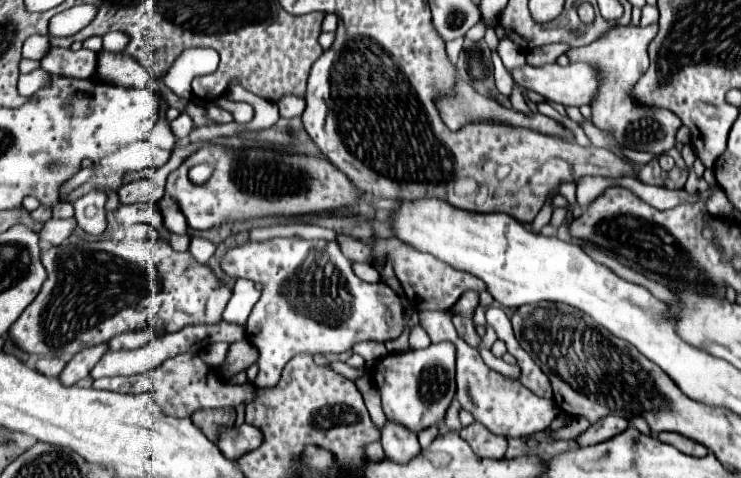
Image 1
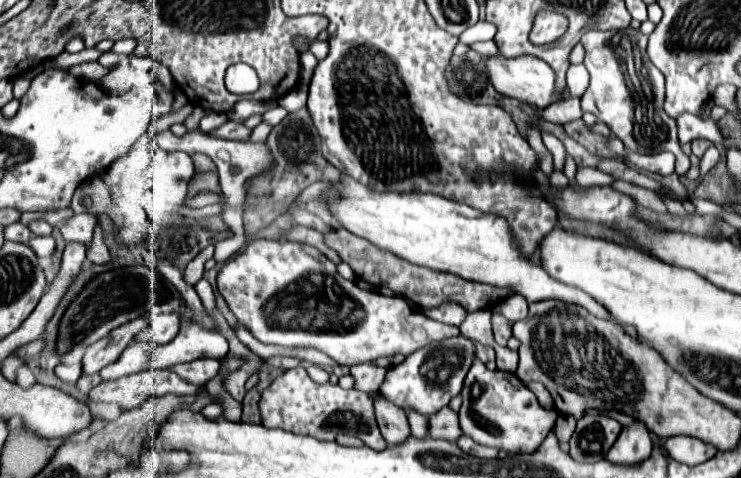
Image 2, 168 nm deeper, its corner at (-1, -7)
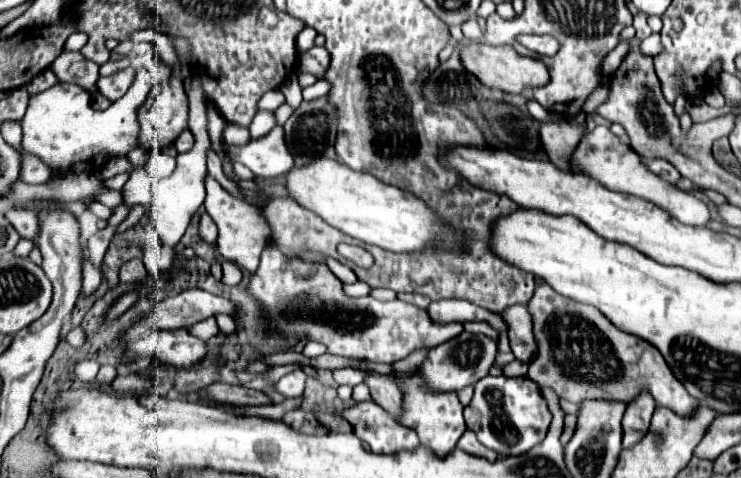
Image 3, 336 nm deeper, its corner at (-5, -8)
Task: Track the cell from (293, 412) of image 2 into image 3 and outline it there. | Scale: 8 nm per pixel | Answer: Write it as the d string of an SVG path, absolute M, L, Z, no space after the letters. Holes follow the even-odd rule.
M356 403L342 413L352 425L356 437L366 441L374 453L394 453L394 451L414 451L420 441L416 431L394 421L376 403Z

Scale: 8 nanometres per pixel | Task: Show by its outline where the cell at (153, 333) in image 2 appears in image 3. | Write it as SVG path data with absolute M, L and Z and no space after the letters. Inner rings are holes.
M206 175L206 201L204 201L204 207L206 207L206 213L218 225L218 243L216 243L218 251L224 257L232 257L232 263L236 263L238 267L244 267L250 273L254 273L258 269L260 253L264 251L264 247L268 245L268 239L270 239L270 227L268 227L264 215L258 211L258 207L246 203L240 197L230 195L210 175Z

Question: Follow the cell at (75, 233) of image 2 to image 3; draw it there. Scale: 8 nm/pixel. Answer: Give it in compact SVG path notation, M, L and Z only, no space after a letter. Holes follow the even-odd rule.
M84 259L84 297L90 297L102 283L102 273L96 271L88 259Z

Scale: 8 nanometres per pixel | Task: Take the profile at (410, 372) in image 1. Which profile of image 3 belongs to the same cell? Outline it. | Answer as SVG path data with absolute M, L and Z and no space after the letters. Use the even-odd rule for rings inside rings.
M464 331L456 339L450 339L430 349L428 359L420 367L420 373L426 381L426 387L432 391L460 391L466 385L474 385L478 379L482 379L488 373L488 369L494 365L496 351L498 351L498 341L494 341L492 337Z

